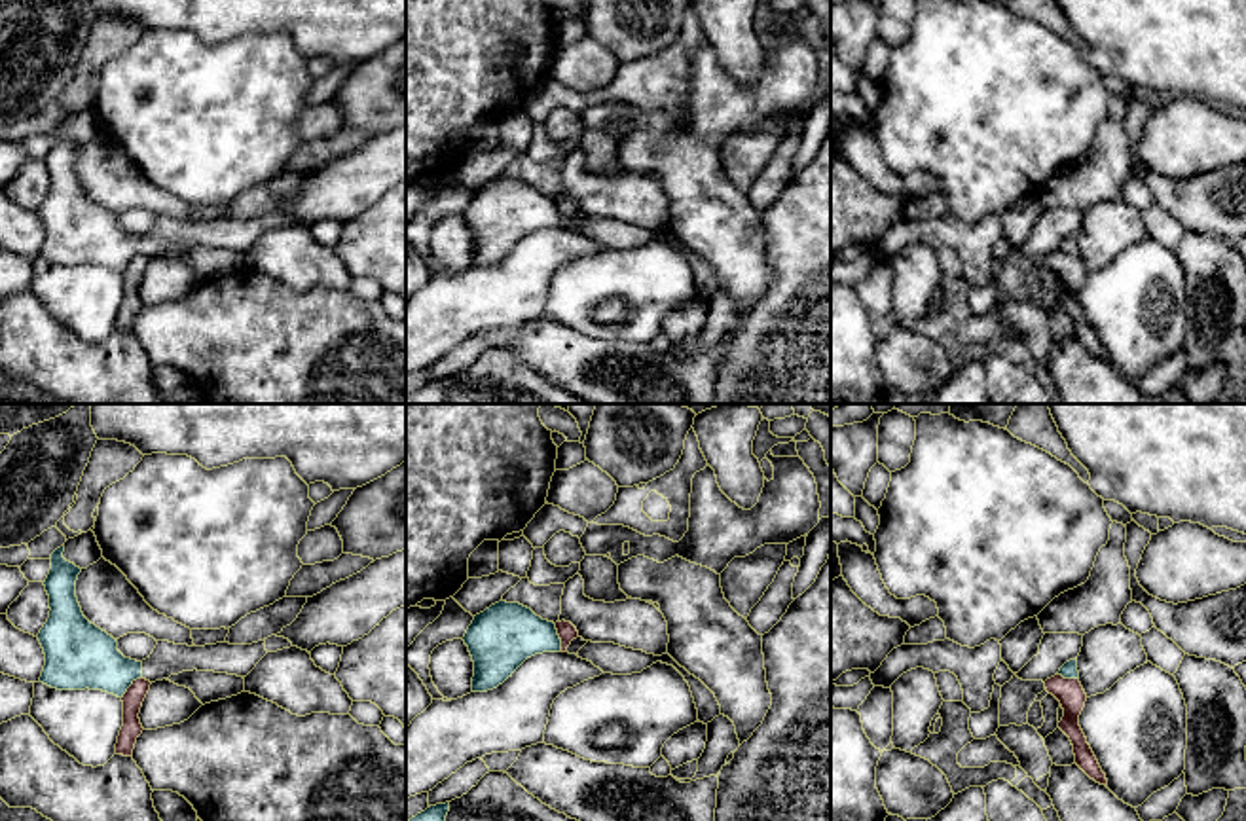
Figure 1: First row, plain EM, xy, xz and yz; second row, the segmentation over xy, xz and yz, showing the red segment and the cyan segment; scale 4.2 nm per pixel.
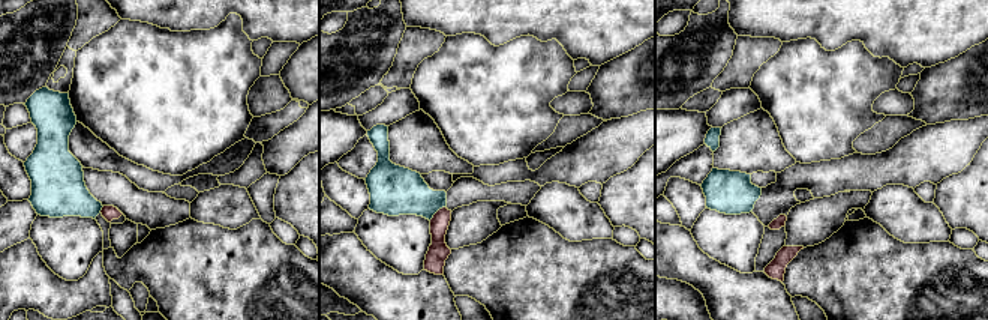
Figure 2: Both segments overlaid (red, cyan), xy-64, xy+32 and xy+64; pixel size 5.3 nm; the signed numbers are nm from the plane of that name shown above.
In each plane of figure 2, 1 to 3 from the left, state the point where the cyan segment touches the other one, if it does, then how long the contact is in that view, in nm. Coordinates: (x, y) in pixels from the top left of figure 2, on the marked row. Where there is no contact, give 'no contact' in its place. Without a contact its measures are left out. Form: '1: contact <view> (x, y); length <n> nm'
1: contact xy-64 (102, 209); length 50 nm
2: contact xy+32 (437, 212); length 120 nm
3: no contact

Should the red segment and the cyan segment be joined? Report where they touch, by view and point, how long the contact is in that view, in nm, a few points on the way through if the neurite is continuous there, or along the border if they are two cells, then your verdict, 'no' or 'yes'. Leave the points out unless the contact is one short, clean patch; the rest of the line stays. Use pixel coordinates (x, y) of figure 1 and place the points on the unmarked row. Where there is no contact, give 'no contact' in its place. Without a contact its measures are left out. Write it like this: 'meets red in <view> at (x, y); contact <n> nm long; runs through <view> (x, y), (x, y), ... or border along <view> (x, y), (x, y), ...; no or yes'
meets red in xz at (560, 213); contact 120 nm long; border along xz (554, 200), (560, 211), (560, 226); no

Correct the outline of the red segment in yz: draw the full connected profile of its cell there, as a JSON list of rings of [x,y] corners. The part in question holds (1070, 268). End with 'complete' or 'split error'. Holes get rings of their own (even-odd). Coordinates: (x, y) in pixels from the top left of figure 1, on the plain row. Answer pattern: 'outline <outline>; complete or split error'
outline [[[1054,250],[1045,256],[1045,264],[1060,277],[1064,284],[1058,303],[1070,313],[1073,320],[1075,339],[1096,358],[1108,360],[1106,349],[1102,347],[1079,301],[1079,290],[1087,277],[1087,269],[1079,254],[1064,254],[1062,250]]]; complete

